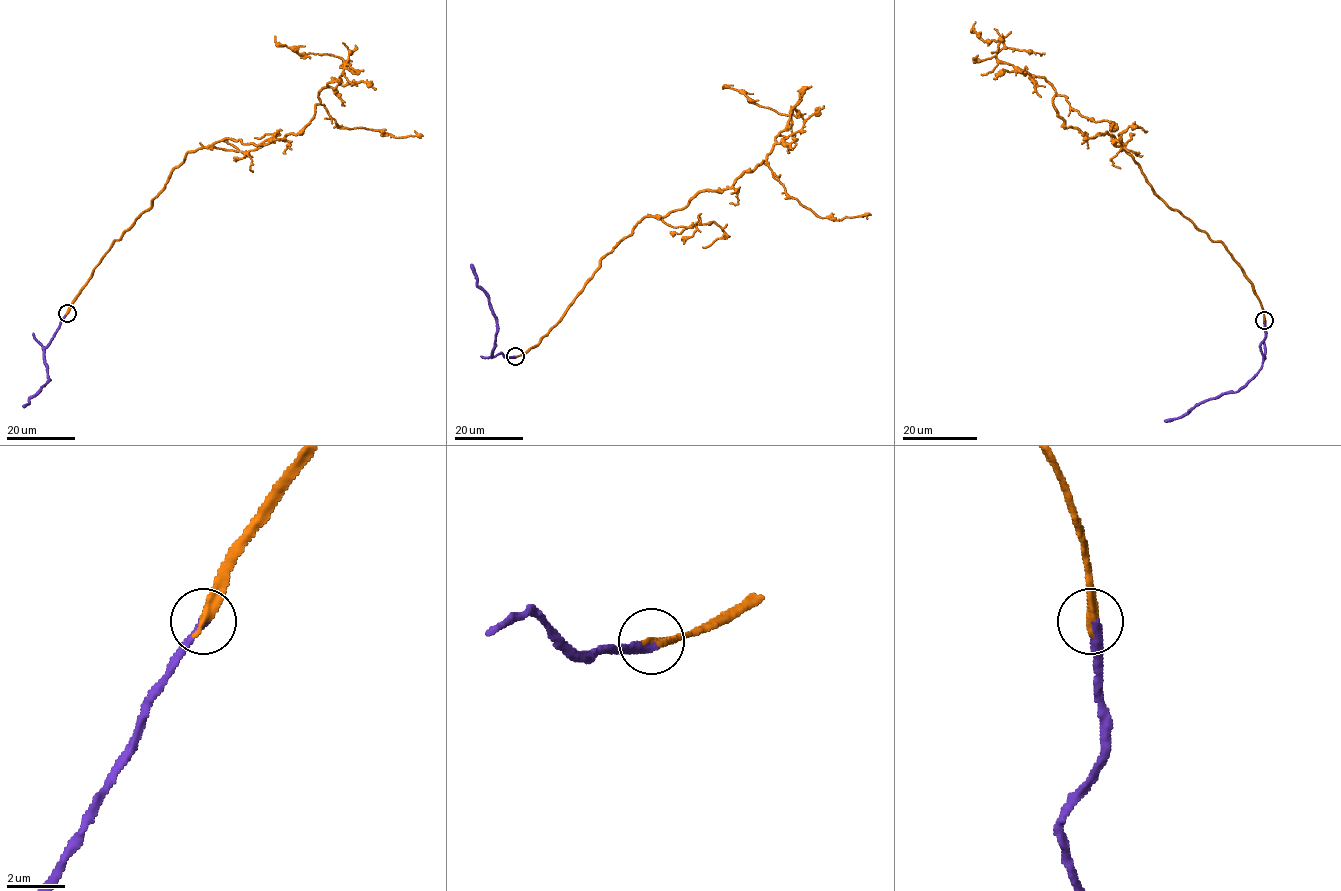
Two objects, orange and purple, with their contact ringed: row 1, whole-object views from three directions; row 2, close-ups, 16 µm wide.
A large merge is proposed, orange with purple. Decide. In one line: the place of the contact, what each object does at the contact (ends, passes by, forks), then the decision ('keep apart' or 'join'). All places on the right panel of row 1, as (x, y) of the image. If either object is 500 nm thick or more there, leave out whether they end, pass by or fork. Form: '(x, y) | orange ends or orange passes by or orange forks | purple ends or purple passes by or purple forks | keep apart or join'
(1264, 320) | orange ends | purple ends | join

